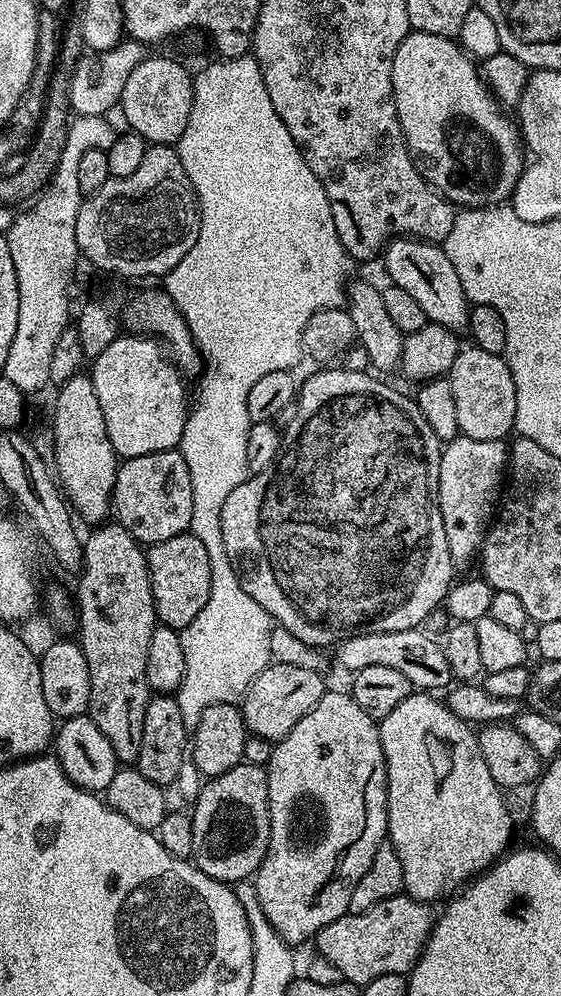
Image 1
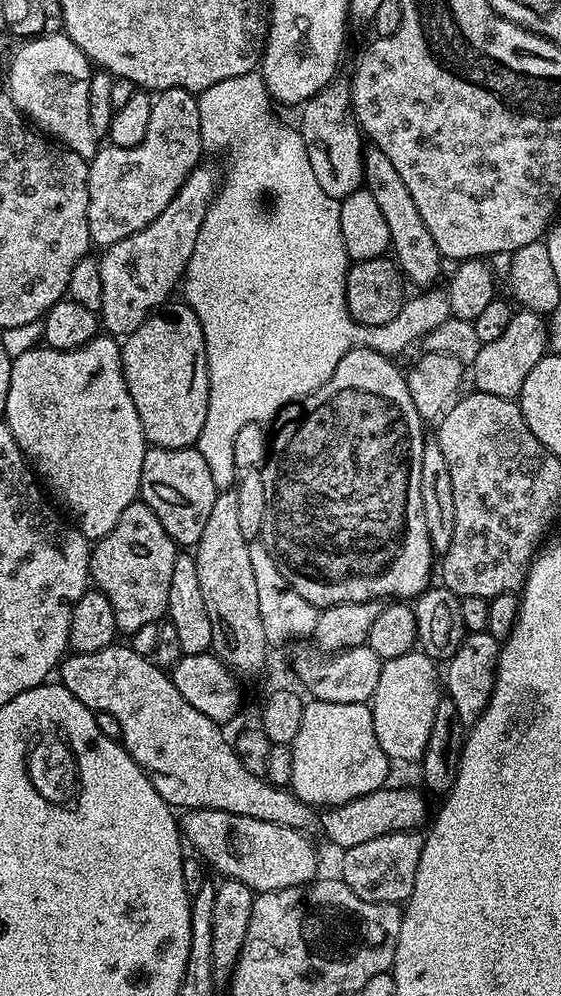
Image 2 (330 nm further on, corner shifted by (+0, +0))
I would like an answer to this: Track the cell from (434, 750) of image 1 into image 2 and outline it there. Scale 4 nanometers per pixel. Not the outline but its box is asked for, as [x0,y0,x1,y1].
[370,650,442,762]

